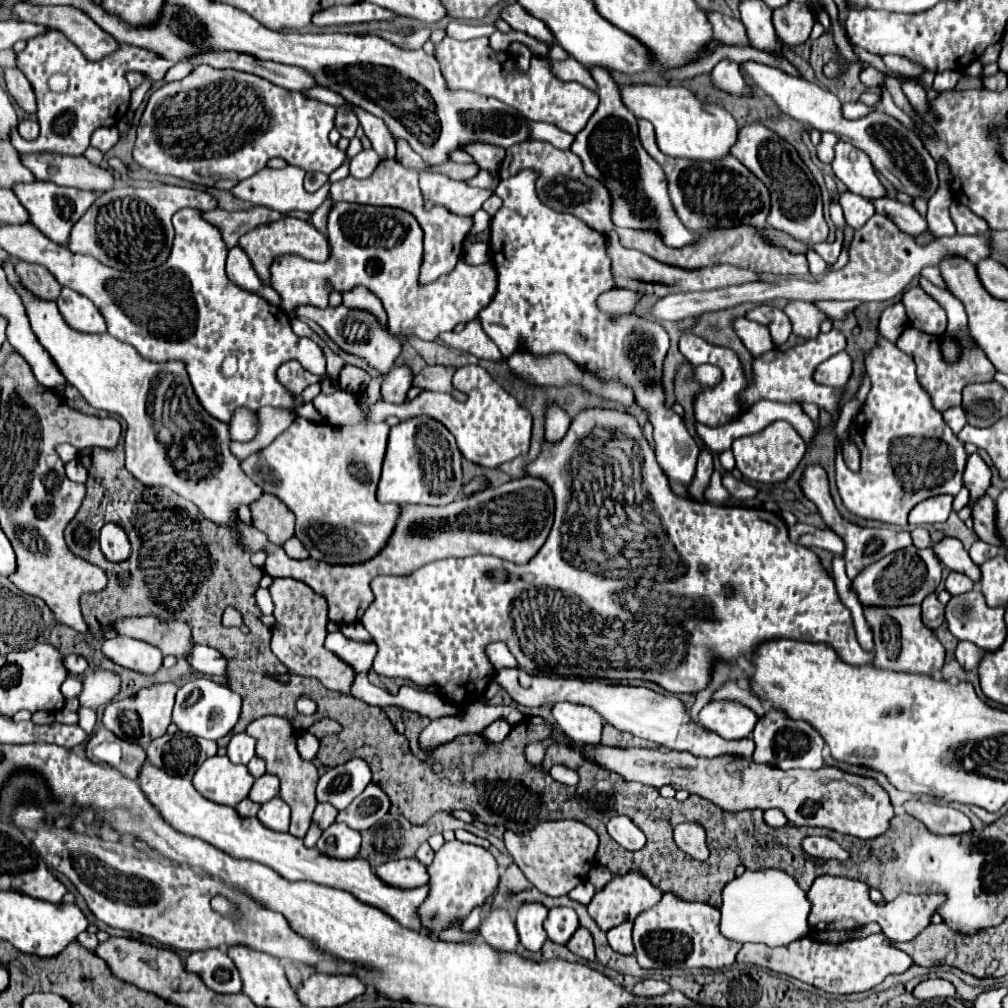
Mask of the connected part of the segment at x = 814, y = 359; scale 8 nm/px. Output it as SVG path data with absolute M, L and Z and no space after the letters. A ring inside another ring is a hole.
M832 329L830 333L818 333L818 337L790 347L788 351L770 351L762 357L754 359L754 381L748 385L748 389L744 391L744 405L750 407L752 403L760 401L760 399L776 399L776 401L784 401L784 403L798 403L798 401L808 401L808 403L816 403L818 407L834 413L836 405L840 401L840 389L832 389L826 385L818 385L812 379L814 369L830 359L832 355L840 353L846 347L846 339L840 331Z

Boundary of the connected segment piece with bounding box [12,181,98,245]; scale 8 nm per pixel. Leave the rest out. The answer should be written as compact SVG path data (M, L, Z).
M34 181L34 183L16 183L12 187L12 191L16 193L16 197L20 199L20 203L26 207L26 211L30 213L30 221L46 235L50 237L54 243L58 245L66 245L68 237L70 237L70 229L72 225L86 213L86 209L94 203L94 199L98 197L98 193L90 193L84 189L74 189L74 187L60 187L54 185L50 181Z

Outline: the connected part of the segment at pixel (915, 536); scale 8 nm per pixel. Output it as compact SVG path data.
M916 527L912 529L912 545L918 547L918 549L924 549L924 547L930 547L932 541L930 541L930 535L924 527Z

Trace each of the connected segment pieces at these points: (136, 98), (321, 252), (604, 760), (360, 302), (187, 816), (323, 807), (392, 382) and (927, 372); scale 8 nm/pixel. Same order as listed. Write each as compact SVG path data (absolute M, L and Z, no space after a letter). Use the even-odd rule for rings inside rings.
M146 77L146 79L144 79L144 83L142 83L138 89L134 89L134 91L132 91L132 101L130 101L130 109L132 109L132 111L136 111L136 109L138 109L138 105L142 103L144 95L146 95L146 93L148 93L148 89L150 89L150 85L152 85L152 81Z
M286 217L286 219L278 219L270 225L258 225L256 229L244 233L244 237L238 241L238 245L242 247L242 251L250 257L256 273L260 275L260 279L264 283L268 283L268 277L270 277L270 263L278 257L278 255L288 255L288 253L296 253L304 259L312 259L312 261L318 261L318 263L324 263L330 255L330 249L328 249L327 238L319 232L311 222L303 221L300 219L292 219L292 217ZM260 267L268 267L268 271L258 271Z
M584 745L580 749L592 751L592 757L598 765L620 773L628 781L640 781L656 789L662 785L672 785L676 791L686 789L690 795L708 799L724 811L780 809L786 819L798 827L826 827L858 839L874 839L882 835L894 817L888 793L874 779L850 775L836 767L822 767L818 771L782 771L770 765L758 765L754 761L728 755L702 759L690 753L662 749L614 749L604 745Z
M350 289L350 293L342 293L342 299L346 307L358 307L358 309L368 309L378 317L378 321L384 325L386 323L386 311L382 307L382 301L374 297L374 293L368 293L368 289Z
M148 761L142 765L142 769L138 773L138 783L140 783L140 789L144 791L146 799L160 811L160 815L172 829L176 829L184 835L190 835L190 837L198 837L236 859L250 859L250 861L264 863L264 865L272 867L274 871L278 871L288 881L312 881L318 885L348 891L362 903L368 903L368 905L384 911L392 919L396 919L402 927L418 931L420 923L416 917L416 909L426 899L428 885L424 885L420 889L410 889L410 891L392 889L386 883L378 881L376 873L364 859L358 857L352 861L340 861L340 859L326 857L326 855L318 853L316 849L308 849L308 847L304 847L302 839L298 839L290 833L276 833L272 829L264 829L264 825L260 821L256 821L256 817L244 819L236 813L234 807L218 805L218 803L204 799L194 789L192 781L168 775L166 771L150 765Z
M318 803L312 821L314 821L320 829L328 829L328 827L334 823L336 815L338 815L338 811L336 811L332 805L328 805L328 803Z
M394 367L388 377L382 381L382 399L390 403L404 403L406 393L412 389L414 373L410 367Z
M908 327L900 339L896 341L898 349L902 349L904 353L908 353L910 357L914 357L916 361L916 367L918 367L918 381L922 383L922 387L926 389L926 393L930 395L930 401L932 405L938 409L938 411L946 411L954 405L960 405L962 403L962 389L970 383L988 383L994 379L994 365L990 361L986 361L986 355L978 349L962 349L962 357L960 361L948 365L942 357L942 351L940 351L940 341L934 339L932 335L926 335L922 333L920 329L914 329L914 327Z

